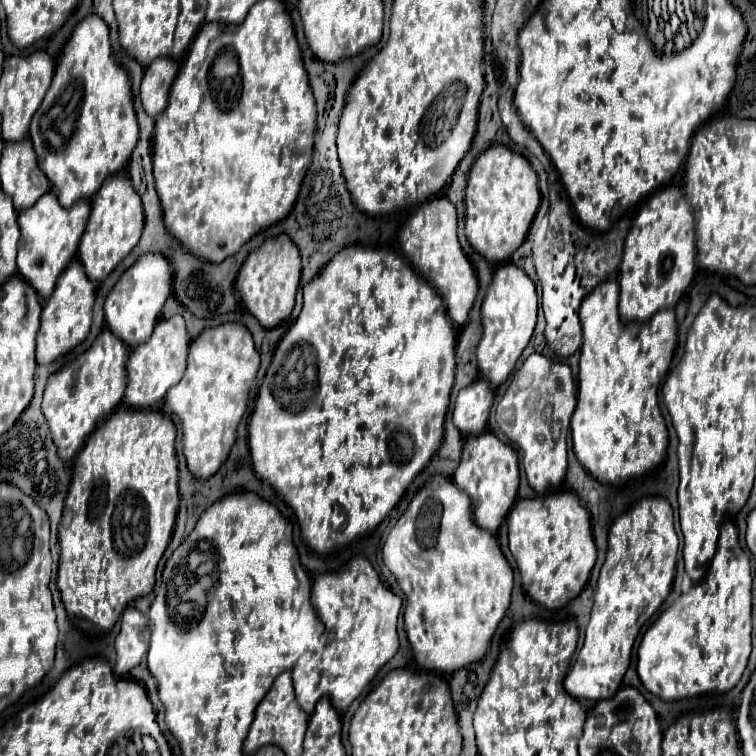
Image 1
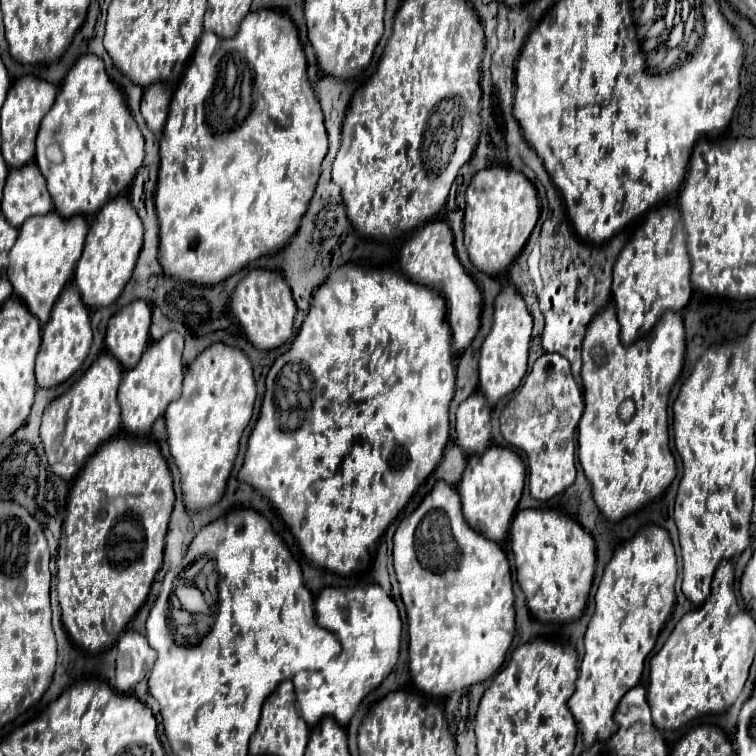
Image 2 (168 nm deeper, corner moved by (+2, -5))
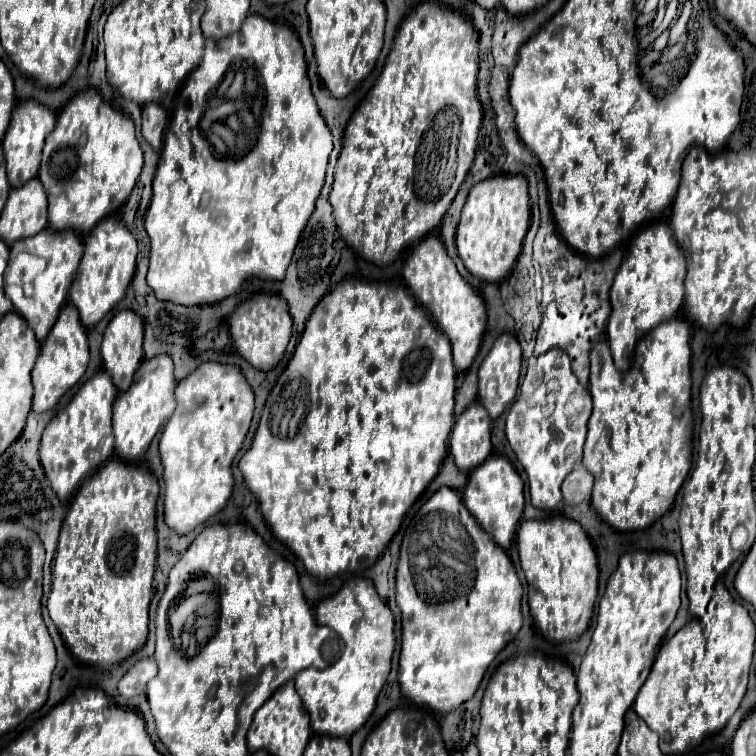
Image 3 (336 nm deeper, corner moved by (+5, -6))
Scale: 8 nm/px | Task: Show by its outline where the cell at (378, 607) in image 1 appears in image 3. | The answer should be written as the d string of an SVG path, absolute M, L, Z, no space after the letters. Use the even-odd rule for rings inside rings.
M367 578L351 579L333 598L319 602L315 616L317 624L333 628L343 638L345 650L337 662L333 662L331 666L319 670L319 672L313 672L313 670L299 672L295 676L295 688L297 688L303 704L305 704L305 708L311 714L311 728L315 732L349 738L355 730L359 730L367 722L367 718L375 710L377 696L383 690L383 684L387 680L387 674L391 668L391 654L395 650L395 636L393 636L395 620L393 620L389 606L379 598L373 582Z

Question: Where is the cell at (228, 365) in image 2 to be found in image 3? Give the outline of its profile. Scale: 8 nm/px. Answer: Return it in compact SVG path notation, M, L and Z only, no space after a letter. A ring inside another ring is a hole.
M219 362L201 364L193 374L189 374L177 384L175 396L177 396L177 410L165 424L159 440L159 454L165 480L165 524L177 534L189 534L193 528L197 528L199 524L221 512L227 500L231 498L235 484L231 464L249 432L255 410L255 396L237 366Z

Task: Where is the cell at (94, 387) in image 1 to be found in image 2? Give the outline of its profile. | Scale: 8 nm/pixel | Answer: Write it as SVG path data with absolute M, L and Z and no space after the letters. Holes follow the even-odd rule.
M102 351L98 359L88 367L84 377L80 377L64 395L56 397L42 415L40 437L44 443L48 465L56 475L70 481L84 467L88 455L100 447L100 443L120 433L120 405L116 391L122 379L122 367L116 359Z

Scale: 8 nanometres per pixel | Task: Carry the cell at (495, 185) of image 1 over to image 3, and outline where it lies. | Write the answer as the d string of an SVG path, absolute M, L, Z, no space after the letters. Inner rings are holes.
M491 176L475 184L463 206L455 236L465 268L485 282L501 282L521 252L529 218L529 192L523 176Z

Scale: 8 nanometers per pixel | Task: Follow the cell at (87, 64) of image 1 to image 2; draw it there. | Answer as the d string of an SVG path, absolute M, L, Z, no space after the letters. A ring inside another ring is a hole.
M82 55L66 73L56 103L48 111L48 115L40 123L40 131L36 137L36 157L34 163L38 165L40 173L48 181L48 191L54 201L54 209L64 215L94 215L108 199L124 193L140 163L144 161L144 137L128 111L126 99L122 91L112 83L104 69L104 61L96 55Z

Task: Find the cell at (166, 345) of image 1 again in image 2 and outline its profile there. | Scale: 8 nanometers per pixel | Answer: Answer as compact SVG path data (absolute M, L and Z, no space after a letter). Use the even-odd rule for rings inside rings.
M178 331L166 333L160 341L152 341L140 363L128 371L124 371L120 389L118 389L118 403L122 409L122 425L130 433L148 433L156 417L164 415L168 403L176 399L182 391L182 379L184 379L184 361L182 361L182 335Z

